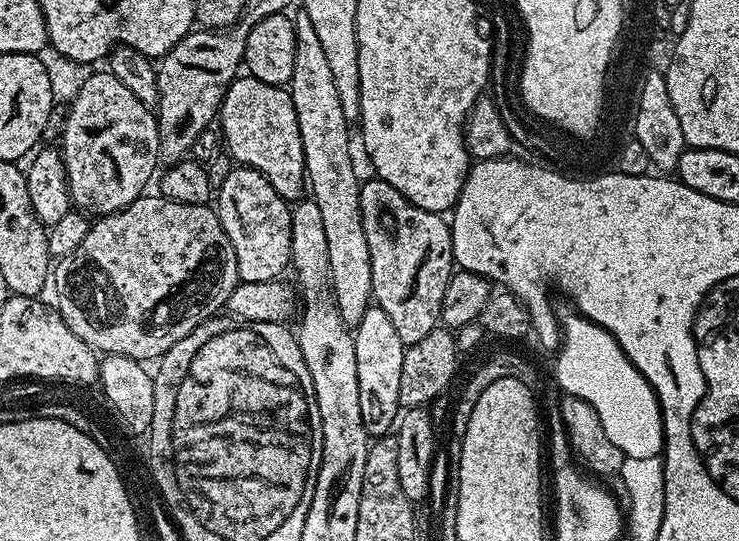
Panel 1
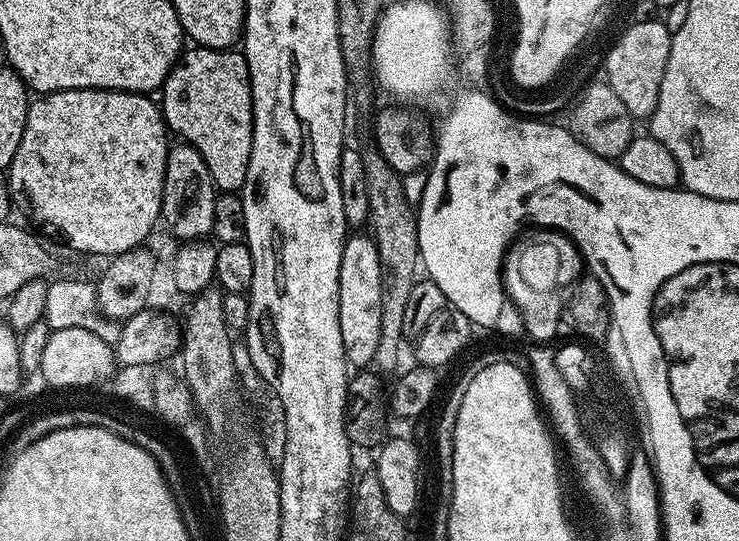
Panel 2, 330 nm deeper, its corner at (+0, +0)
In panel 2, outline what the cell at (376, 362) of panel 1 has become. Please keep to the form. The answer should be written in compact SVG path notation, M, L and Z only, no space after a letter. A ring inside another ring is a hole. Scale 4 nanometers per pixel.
M352 234L345 239L338 278L338 318L342 330L344 359L353 369L373 363L378 340L382 338L382 274L376 242L368 234Z

